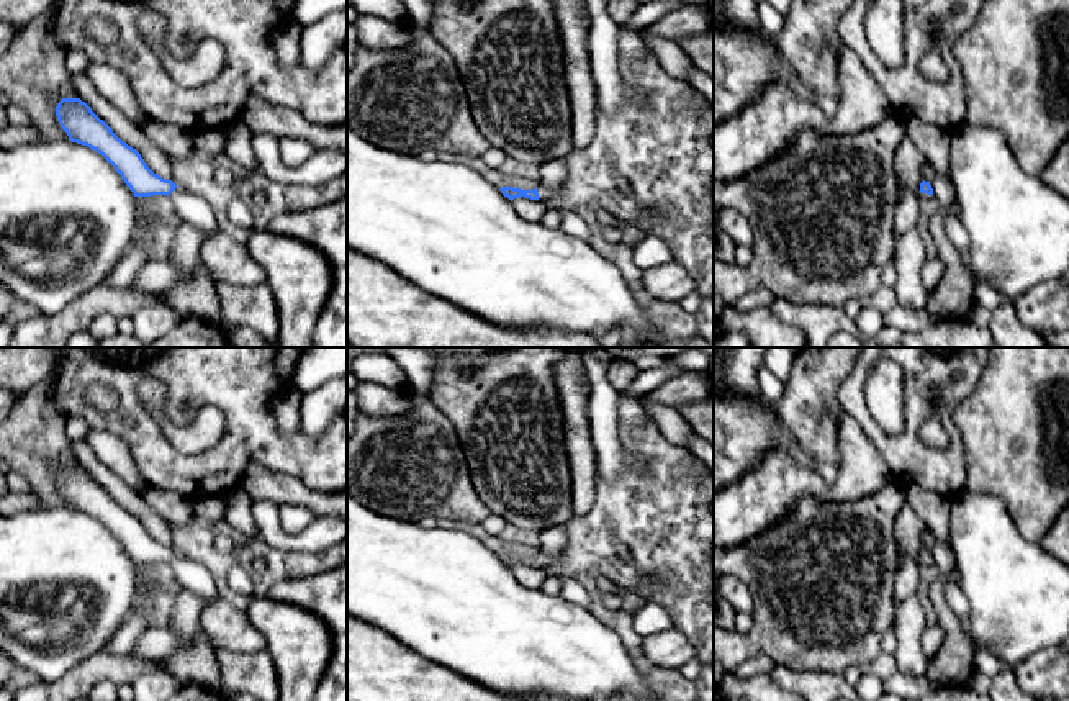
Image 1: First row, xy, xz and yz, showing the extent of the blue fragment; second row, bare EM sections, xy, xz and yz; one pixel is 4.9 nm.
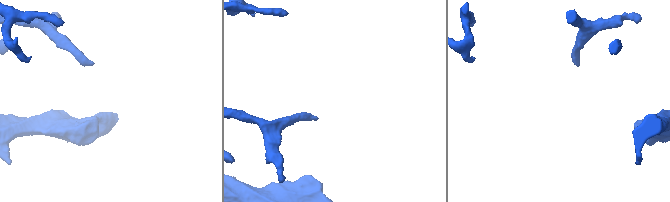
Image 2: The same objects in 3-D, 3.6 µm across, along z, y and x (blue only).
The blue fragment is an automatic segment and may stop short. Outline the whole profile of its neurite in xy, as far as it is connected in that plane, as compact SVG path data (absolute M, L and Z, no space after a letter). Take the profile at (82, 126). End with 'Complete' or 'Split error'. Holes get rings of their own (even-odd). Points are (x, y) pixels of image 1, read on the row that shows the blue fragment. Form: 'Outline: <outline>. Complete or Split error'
Outline: M62 98L56 116L69 141L101 154L121 175L134 197L167 195L183 223L200 229L206 239L221 233L211 206L198 195L178 188L172 180L154 174L141 154L123 142L80 98Z. Split error

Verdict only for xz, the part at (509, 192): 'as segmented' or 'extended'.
extended

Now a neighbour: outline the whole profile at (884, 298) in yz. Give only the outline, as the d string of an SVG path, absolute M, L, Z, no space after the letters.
M891 287L877 288L873 295L863 298L863 303L866 306L879 310L882 314L886 314L889 310L899 305L895 292Z

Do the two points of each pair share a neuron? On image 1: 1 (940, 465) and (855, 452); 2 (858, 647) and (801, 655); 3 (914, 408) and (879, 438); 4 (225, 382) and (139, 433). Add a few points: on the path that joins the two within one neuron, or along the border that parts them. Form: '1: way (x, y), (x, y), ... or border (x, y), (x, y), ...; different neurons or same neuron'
1: border (860, 426), (875, 444), (891, 479); different neurons
2: way (843, 647), (816, 647); same neuron
3: way (914, 421), (912, 428), (899, 441), (893, 441); same neuron
4: way (234, 420), (234, 439), (210, 464), (177, 464); same neuron

